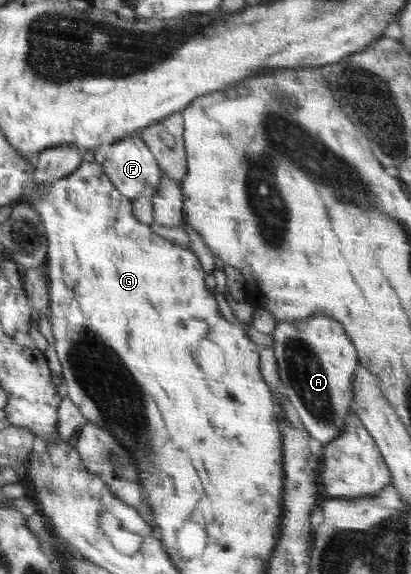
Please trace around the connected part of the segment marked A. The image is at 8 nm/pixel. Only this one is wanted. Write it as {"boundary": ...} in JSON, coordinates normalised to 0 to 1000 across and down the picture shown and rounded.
{"boundary":[[[766,545],[740,559],[679,559],[672,561],[664,575],[664,611],[676,632],[676,652],[684,659],[689,679],[696,693],[708,700],[727,721],[727,730],[737,735],[740,747],[752,754],[754,761],[771,765],[781,772],[805,772],[810,765],[820,765],[835,754],[839,733],[844,733],[844,720],[856,716],[859,706],[859,653],[876,629],[869,610],[835,570],[786,549],[786,545]]]}

